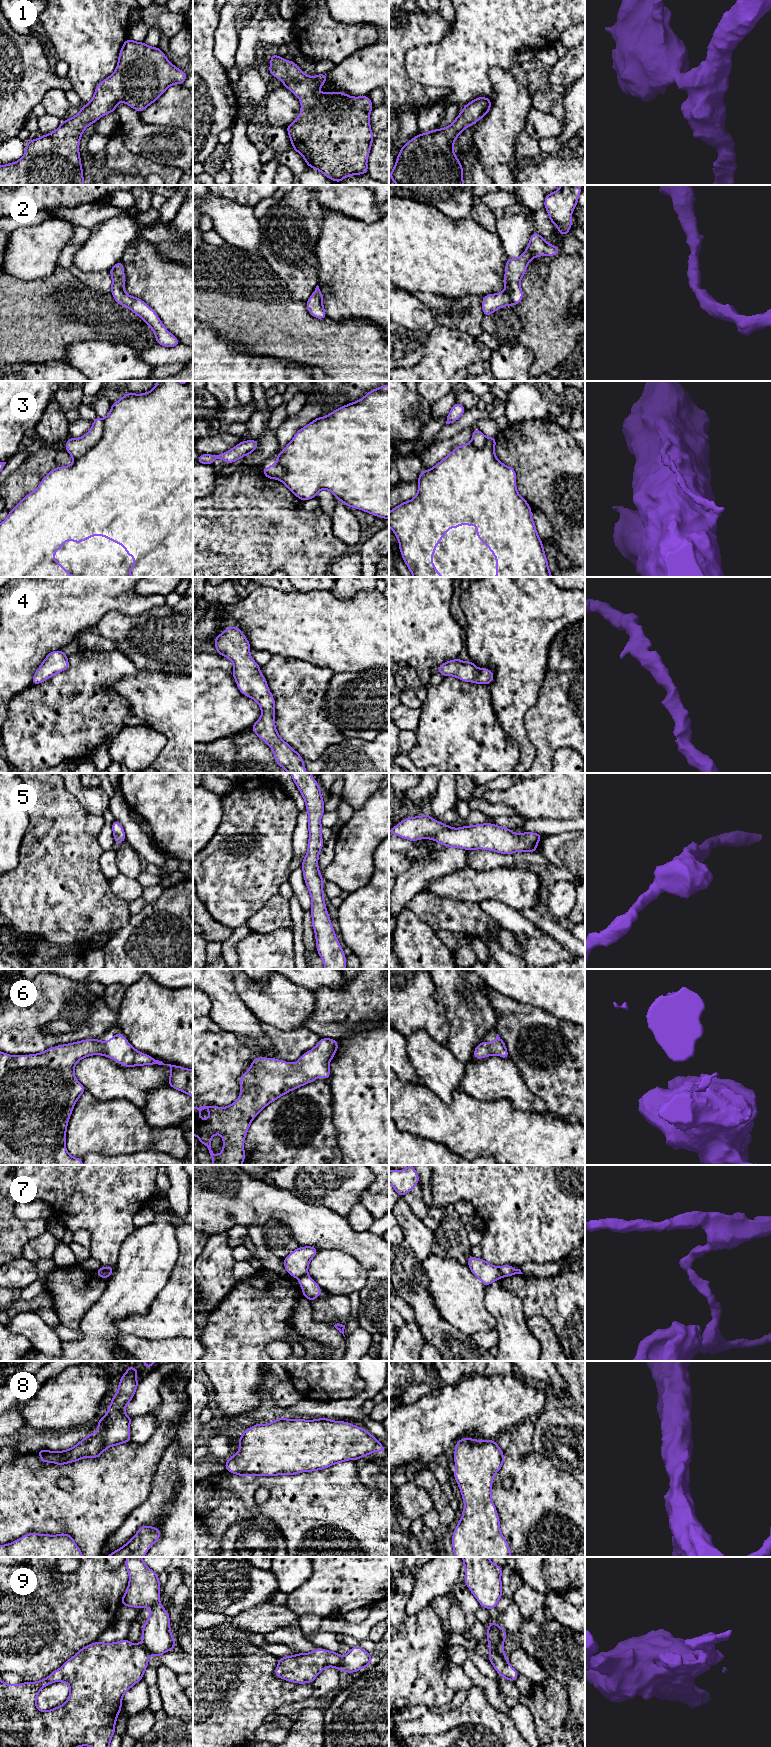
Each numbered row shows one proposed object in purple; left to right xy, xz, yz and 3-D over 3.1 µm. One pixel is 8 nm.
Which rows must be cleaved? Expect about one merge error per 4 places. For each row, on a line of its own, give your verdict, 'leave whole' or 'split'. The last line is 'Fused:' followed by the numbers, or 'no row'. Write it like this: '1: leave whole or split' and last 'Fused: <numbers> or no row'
1: leave whole
2: leave whole
3: split
4: leave whole
5: leave whole
6: leave whole
7: split
8: split
9: split
Fused: 3, 7, 8, 9

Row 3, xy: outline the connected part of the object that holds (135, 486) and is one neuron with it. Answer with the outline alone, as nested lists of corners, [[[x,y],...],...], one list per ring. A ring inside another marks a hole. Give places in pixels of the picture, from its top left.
[[[157,381],[149,392],[127,392],[112,403],[110,412],[104,419],[102,437],[98,443],[71,465],[52,469],[41,480],[37,489],[15,505],[0,523],[0,577],[77,577],[63,568],[54,559],[54,554],[67,540],[80,544],[91,536],[105,536],[108,540],[121,544],[126,549],[126,554],[134,557],[134,567],[127,569],[130,577],[193,577],[193,381],[185,384],[179,381]]]

